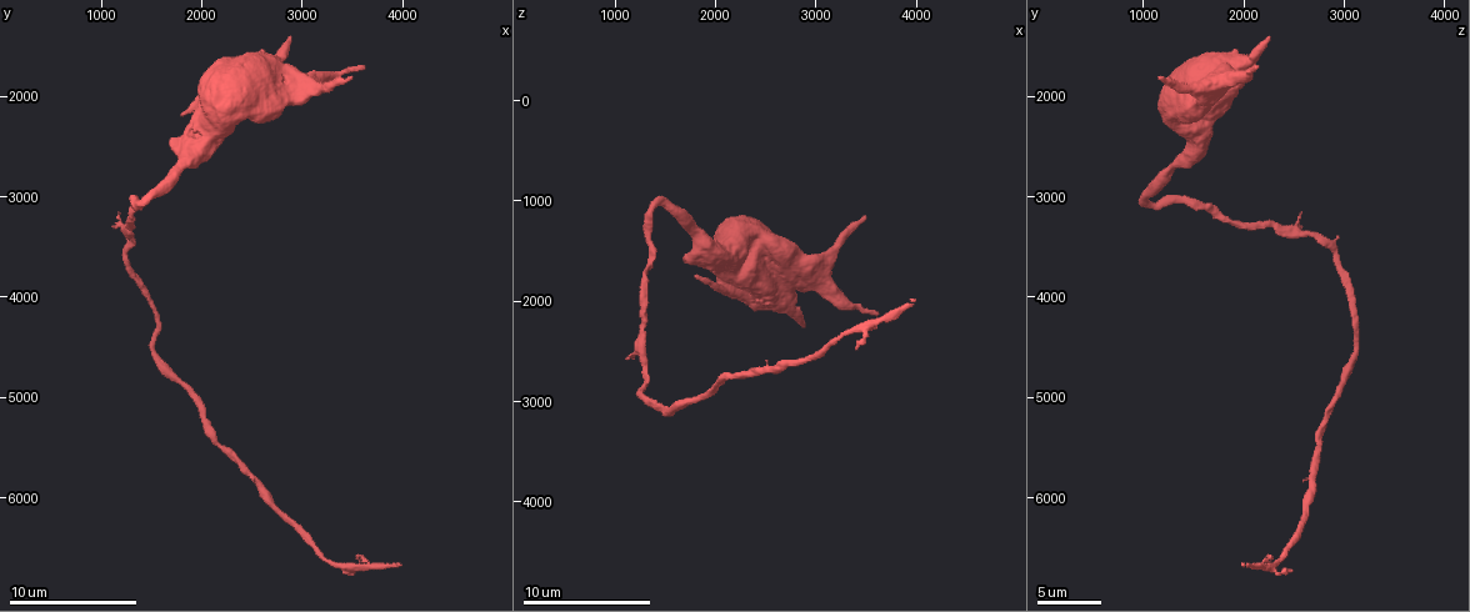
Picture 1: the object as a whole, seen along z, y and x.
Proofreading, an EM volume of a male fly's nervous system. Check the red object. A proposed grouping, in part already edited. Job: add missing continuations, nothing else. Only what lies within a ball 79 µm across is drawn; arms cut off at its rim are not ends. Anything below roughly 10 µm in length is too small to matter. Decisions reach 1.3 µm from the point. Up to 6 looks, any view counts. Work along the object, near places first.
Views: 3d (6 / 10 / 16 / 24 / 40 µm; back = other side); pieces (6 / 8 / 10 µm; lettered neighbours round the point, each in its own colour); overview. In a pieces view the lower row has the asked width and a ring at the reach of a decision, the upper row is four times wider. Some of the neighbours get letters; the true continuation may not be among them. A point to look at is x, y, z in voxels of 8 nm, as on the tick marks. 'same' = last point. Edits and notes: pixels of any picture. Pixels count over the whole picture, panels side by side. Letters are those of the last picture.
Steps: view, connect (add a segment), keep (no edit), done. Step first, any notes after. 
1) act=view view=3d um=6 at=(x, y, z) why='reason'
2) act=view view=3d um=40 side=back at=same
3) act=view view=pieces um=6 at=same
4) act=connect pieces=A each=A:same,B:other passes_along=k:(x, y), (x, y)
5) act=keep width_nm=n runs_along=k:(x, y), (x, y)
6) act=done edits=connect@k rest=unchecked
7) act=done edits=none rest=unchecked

act=view view=3d um=10 at=(3400, 6720, 2480) why='an open end'

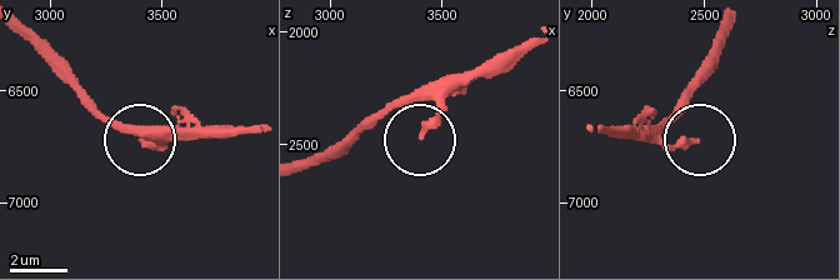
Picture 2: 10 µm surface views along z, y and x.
act=view view=pieces um=6 at=(3420, 6730, 2460) why='what lies round it'

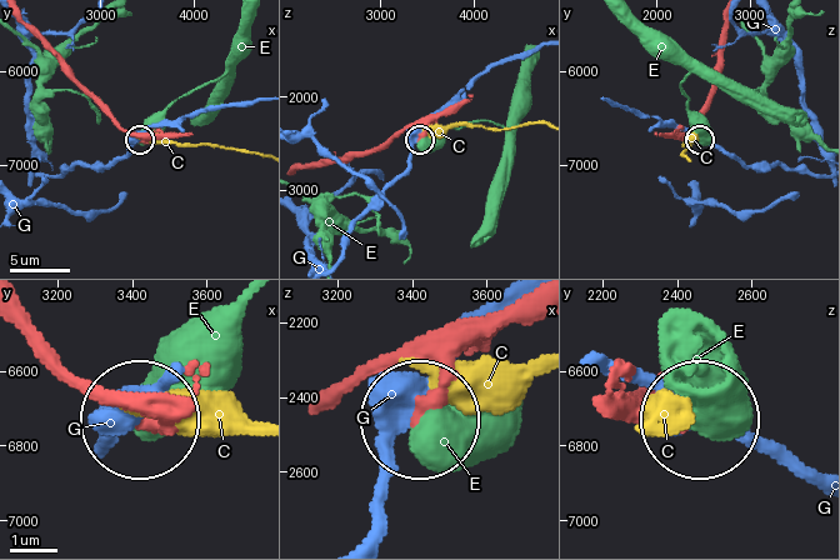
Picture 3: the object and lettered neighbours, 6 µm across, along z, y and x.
act=keep each=C:other,E:other,G:other runs_along=3:(300, 169), (365, 155), (416, 124), (425, 130), (420, 138) found='no lettered segment goes on from it'

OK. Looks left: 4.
act=view view=pieces um=10 at=(3940, 6660, 1980) why='an open end'

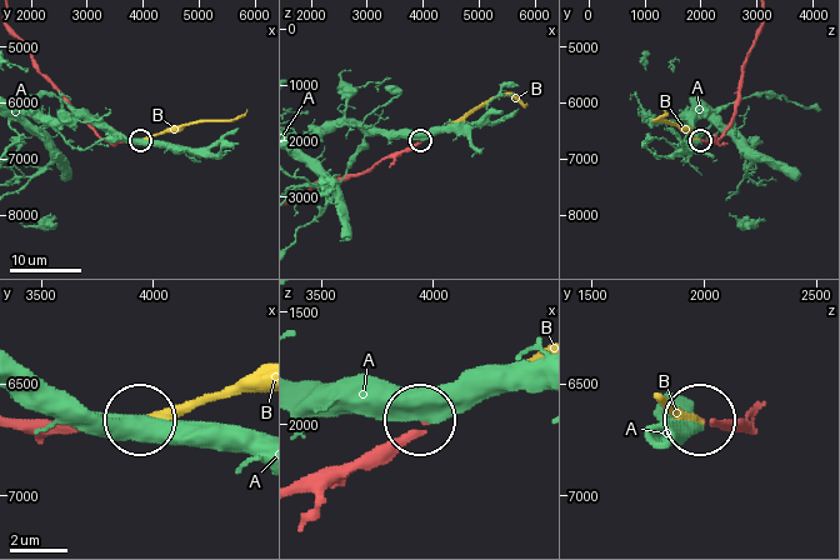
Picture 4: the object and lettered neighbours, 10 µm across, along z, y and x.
act=connect pieces=B each=A:other,B:same found='the neuron continues'

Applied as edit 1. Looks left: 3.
act=view view=overview

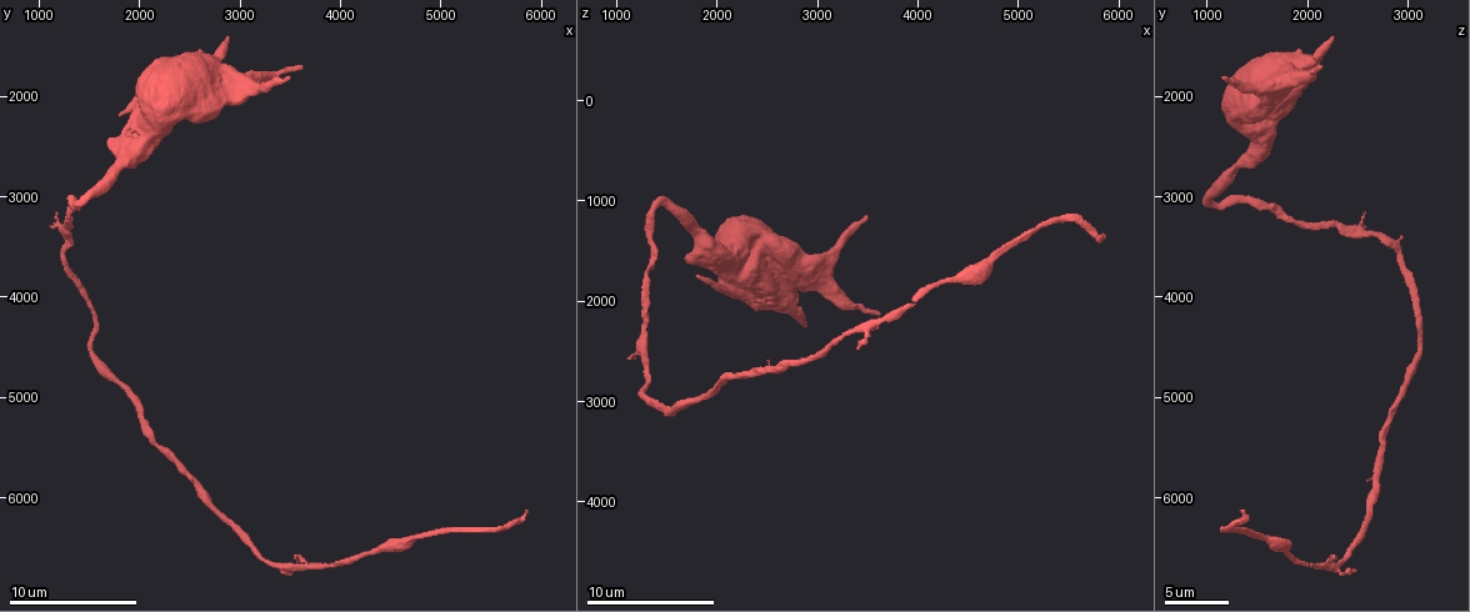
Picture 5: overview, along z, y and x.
act=view view=pieces um=6 at=(1180, 3160, 2560)

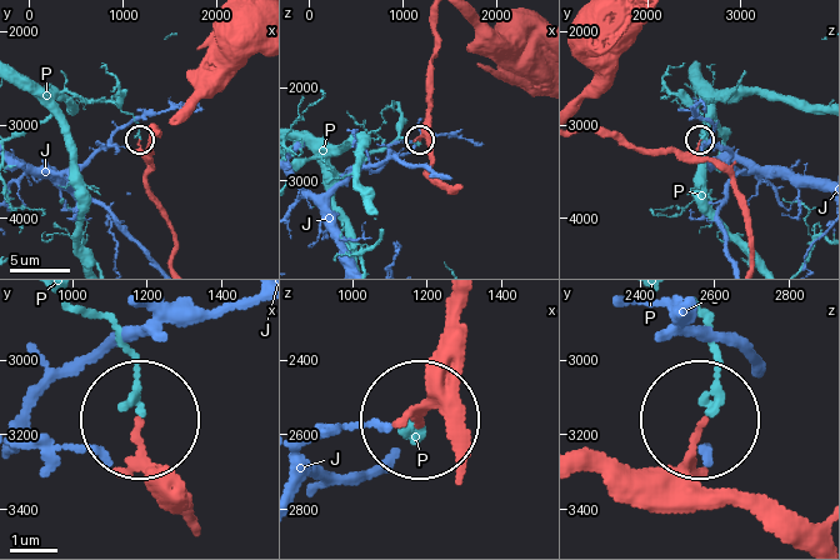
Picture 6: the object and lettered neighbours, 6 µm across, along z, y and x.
act=keep width_nm=130 each=J:other,P:other runs_along=6:(588, 461), (660, 473), (684, 461), (695, 429) found='none of them fits'

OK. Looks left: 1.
act=done edits=connect@4 rest=unchecked

